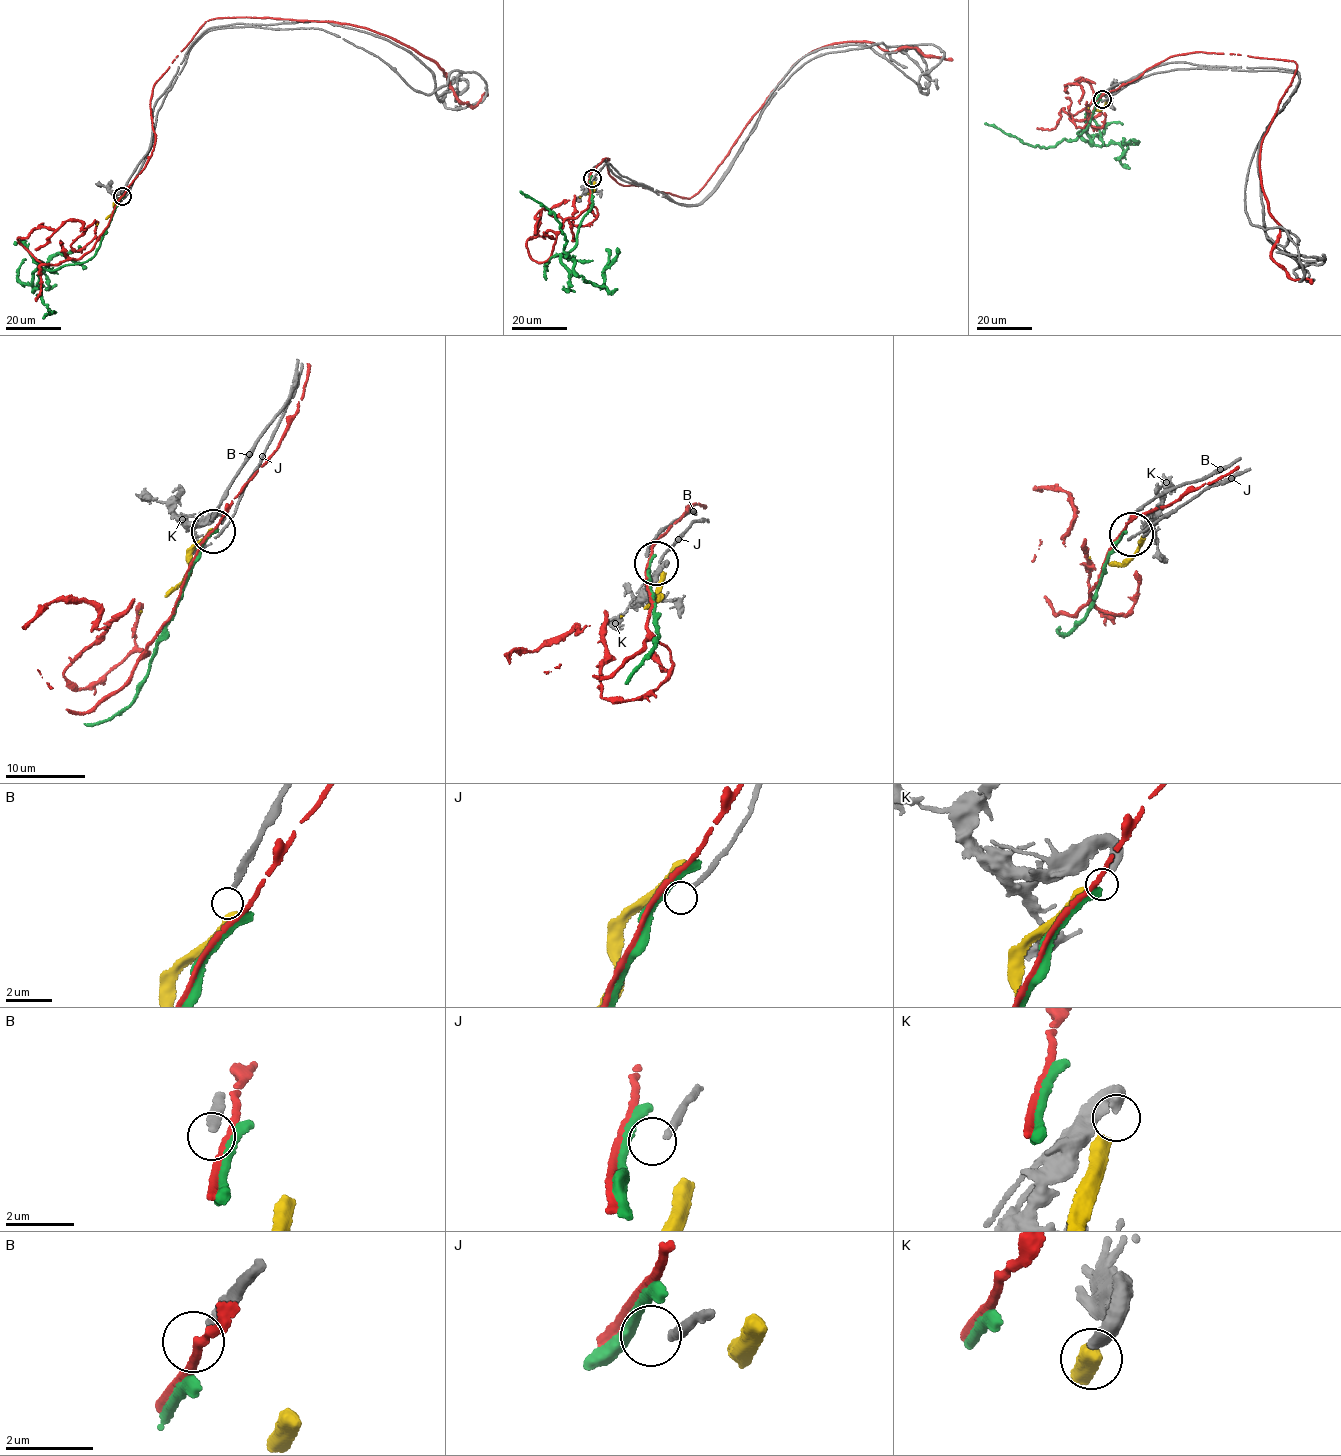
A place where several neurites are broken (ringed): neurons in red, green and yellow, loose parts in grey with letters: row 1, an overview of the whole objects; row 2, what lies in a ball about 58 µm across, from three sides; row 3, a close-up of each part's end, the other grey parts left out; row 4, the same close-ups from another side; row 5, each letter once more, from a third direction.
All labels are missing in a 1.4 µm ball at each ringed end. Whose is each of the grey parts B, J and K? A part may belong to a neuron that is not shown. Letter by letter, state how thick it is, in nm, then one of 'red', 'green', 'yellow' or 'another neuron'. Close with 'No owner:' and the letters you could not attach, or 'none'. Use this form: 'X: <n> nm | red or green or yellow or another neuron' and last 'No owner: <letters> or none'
B: 200 nm | another neuron
J: 180 nm | another neuron
K: 400 nm | yellow
No owner: B, J

